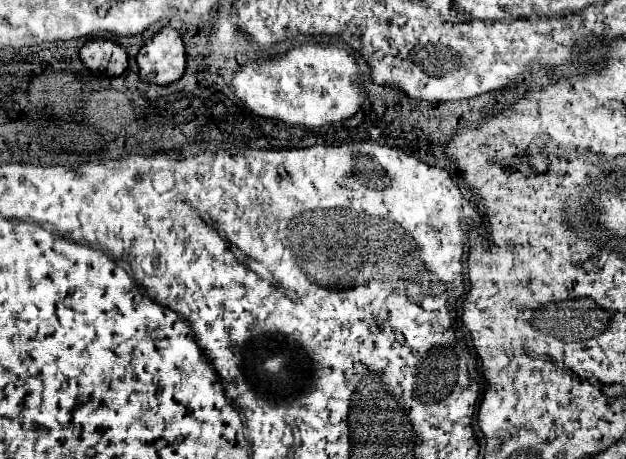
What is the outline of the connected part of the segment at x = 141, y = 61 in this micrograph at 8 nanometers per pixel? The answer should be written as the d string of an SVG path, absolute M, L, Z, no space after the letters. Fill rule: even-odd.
M165 27L137 55L139 77L147 83L169 85L185 73L187 53L183 41L175 29Z

